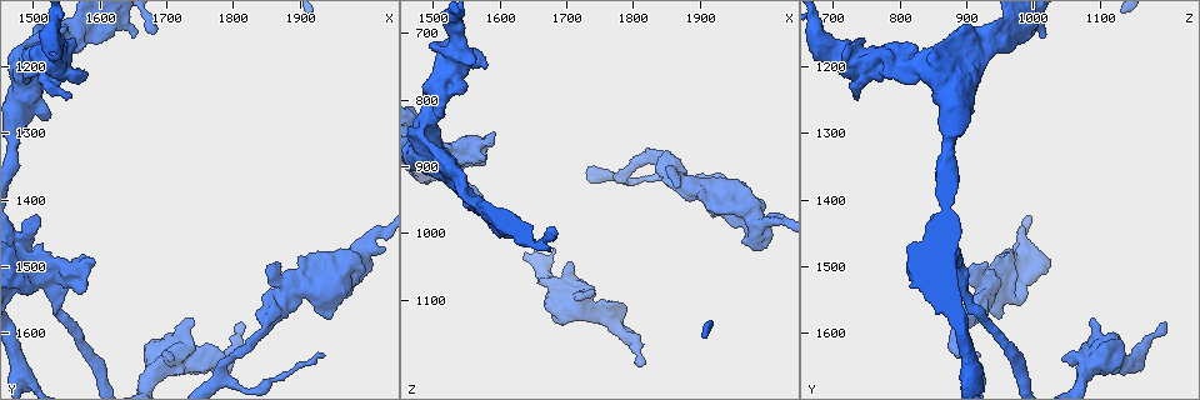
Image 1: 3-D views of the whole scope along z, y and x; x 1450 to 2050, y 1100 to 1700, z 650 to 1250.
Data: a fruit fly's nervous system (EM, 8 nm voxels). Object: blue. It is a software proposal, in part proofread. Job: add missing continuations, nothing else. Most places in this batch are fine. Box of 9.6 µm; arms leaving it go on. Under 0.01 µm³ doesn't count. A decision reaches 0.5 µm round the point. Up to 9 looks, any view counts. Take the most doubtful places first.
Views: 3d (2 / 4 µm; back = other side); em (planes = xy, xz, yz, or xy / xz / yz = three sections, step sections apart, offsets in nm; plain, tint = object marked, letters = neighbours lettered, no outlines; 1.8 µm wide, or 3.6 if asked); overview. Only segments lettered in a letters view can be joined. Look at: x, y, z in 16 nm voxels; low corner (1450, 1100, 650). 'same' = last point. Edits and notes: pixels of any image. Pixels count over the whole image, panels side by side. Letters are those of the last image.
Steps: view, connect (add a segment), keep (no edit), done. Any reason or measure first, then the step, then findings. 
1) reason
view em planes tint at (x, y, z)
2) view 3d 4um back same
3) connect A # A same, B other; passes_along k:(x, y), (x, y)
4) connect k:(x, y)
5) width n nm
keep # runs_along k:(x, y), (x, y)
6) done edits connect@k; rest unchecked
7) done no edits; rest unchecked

end of a long branch
view 3d 4um at (1810, 1580, 1190)

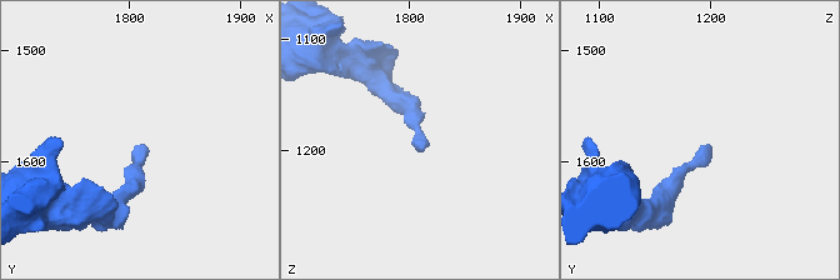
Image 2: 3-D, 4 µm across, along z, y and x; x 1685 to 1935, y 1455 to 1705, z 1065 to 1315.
view em 3.6um planes tint at (1808, 1584, 1192)

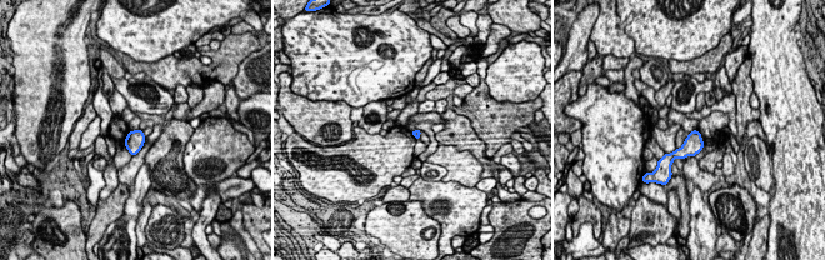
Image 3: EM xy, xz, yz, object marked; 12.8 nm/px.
see the neighbours
view em 3.6um planes letters same

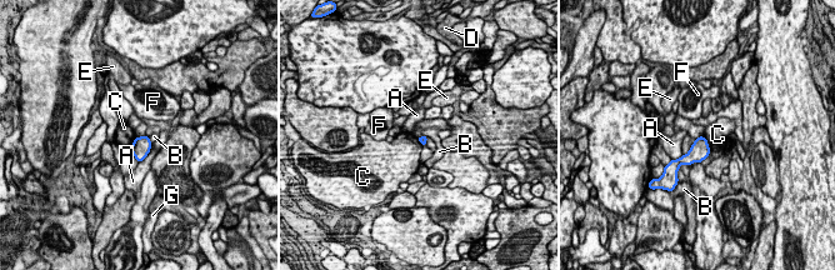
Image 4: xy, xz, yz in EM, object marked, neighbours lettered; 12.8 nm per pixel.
keep # A other, B other, C other, D other, E other, F other, G other; border 4:(145, 134), (136, 138); none of them fits

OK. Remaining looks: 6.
an open end
view 3d 2um at (1705, 1635, 1040)

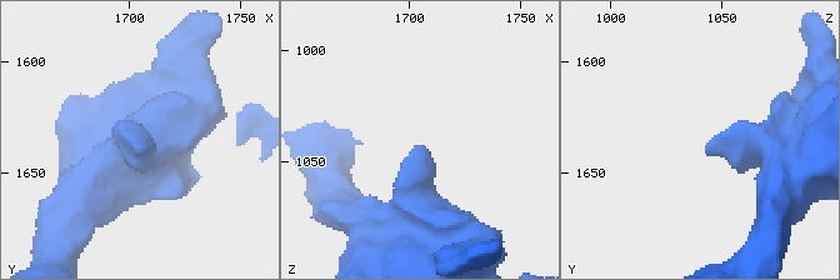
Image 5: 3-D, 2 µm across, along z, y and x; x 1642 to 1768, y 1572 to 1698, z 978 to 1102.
need the tissue
view em planes letters at (1703, 1638, 1041)

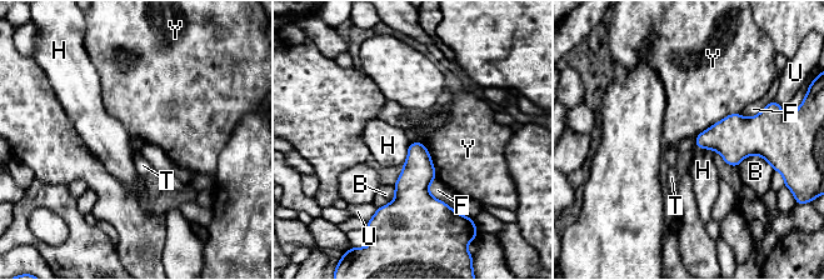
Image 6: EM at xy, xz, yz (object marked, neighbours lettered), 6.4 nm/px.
longest_contact Y 340 nm
keep # B other, F other, H other, T other, U other, Y other; border 6:(740, 113), (728, 114), (694, 136); none of them fits

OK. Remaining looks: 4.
abrupt turn
view em 3.6um xz step 8 tint at (1500, 1200, 790)

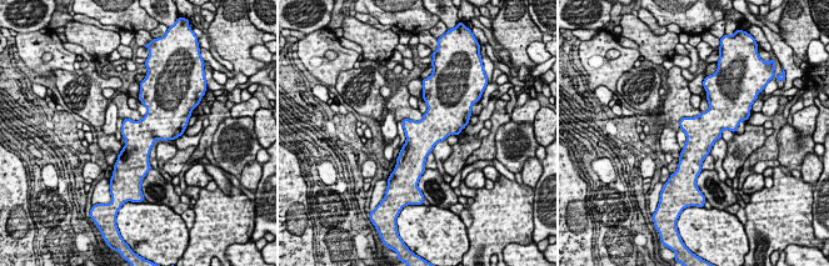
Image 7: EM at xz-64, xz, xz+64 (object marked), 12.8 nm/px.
cut it another way
view em 3.6um planes tint same

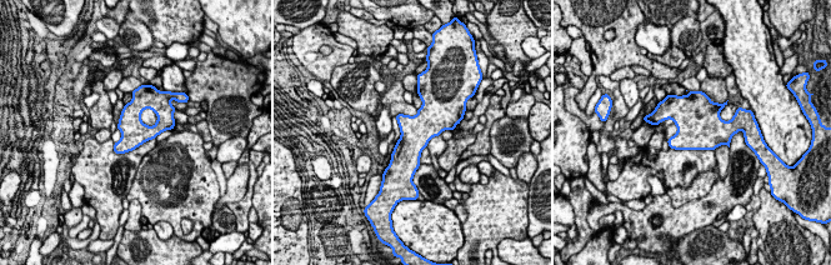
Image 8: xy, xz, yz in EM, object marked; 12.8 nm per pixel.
what lies round it
view em 3.6um planes letters same

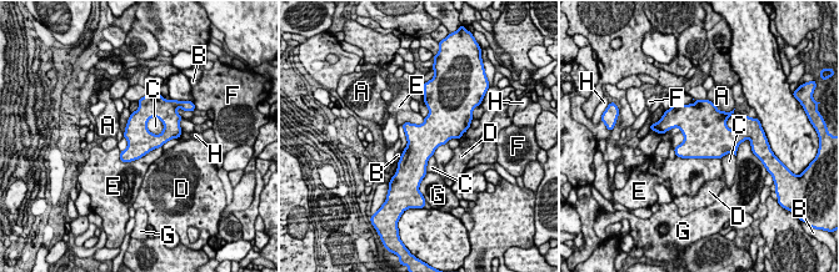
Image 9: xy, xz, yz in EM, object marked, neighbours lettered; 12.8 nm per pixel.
width 340 nm
keep # A other, B other, C other, D other, E other, F other, G other, H other; border 9:(151, 116), (163, 124), (159, 135); no lettered segment goes on from it

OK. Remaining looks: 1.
done no edits; rest unchecked

